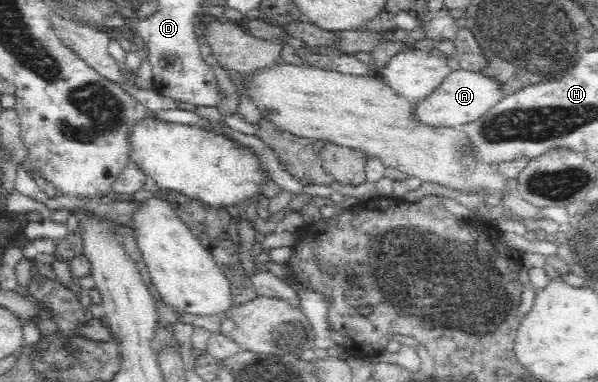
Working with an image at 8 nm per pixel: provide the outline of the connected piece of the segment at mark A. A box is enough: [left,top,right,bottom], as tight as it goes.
[410,68,504,130]

